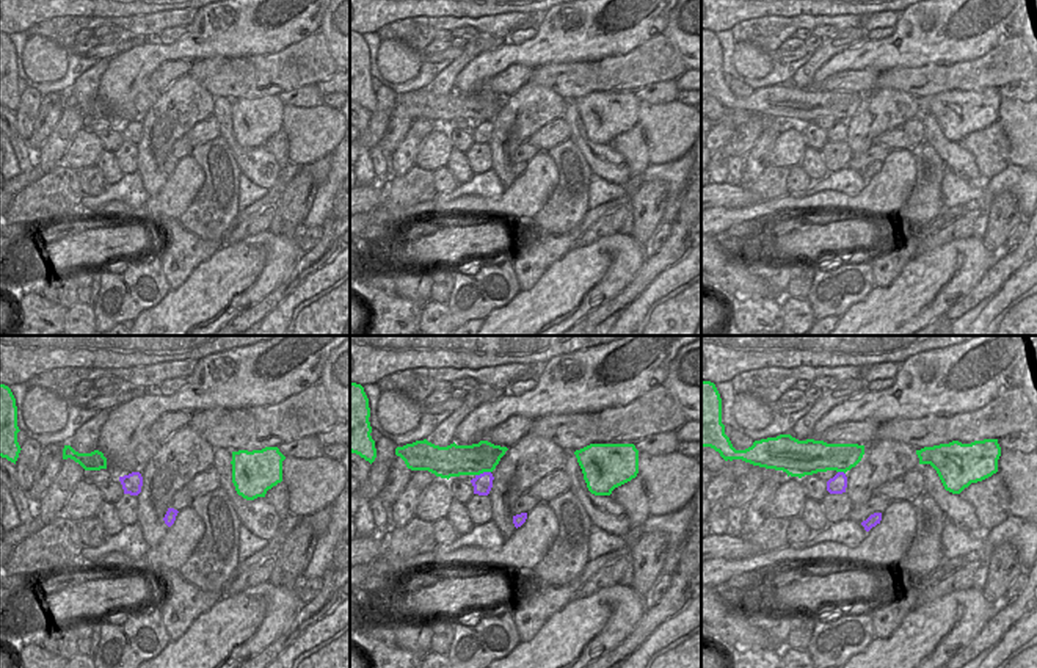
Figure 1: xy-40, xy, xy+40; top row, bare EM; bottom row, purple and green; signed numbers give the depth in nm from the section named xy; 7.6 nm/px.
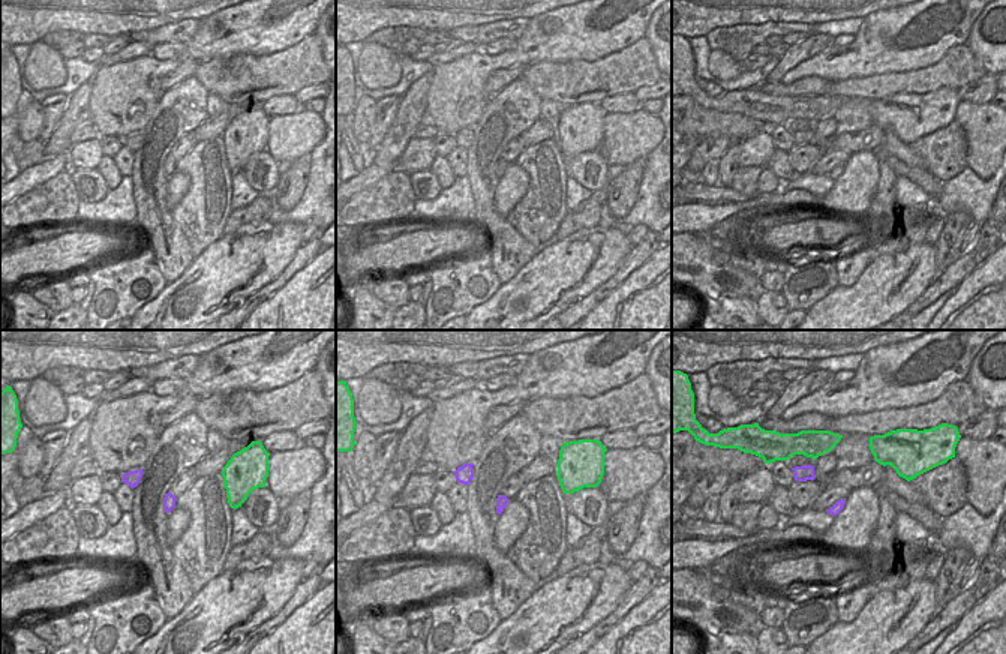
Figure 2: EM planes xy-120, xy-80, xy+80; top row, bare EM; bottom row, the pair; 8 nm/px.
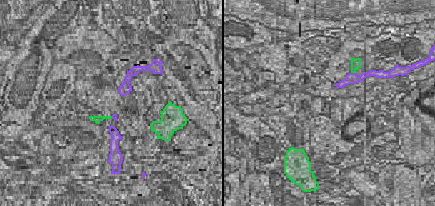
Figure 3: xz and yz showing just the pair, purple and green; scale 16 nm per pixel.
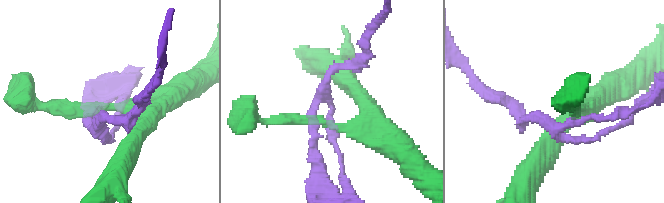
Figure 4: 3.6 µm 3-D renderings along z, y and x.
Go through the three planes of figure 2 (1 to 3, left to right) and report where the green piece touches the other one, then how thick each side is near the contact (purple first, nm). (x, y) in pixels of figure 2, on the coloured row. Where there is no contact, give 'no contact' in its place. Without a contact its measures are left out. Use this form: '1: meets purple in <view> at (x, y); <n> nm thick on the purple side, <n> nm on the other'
1: no contact
2: no contact
3: no contact

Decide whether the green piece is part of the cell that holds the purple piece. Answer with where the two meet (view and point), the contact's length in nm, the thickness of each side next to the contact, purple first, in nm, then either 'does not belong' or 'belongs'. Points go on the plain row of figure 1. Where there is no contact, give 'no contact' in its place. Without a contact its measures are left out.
xy (483, 121) | 130 nm | 150/240 nm | does not belong

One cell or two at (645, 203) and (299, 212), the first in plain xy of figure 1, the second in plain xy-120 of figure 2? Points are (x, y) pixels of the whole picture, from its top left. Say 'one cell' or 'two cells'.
two cells

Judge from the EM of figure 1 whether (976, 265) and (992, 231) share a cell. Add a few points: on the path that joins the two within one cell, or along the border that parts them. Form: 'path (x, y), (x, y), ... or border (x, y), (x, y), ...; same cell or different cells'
border (981, 239), (996, 256); different cells

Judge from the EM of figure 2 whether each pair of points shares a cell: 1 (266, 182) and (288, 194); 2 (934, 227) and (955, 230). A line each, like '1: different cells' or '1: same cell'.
1: different cells
2: different cells

